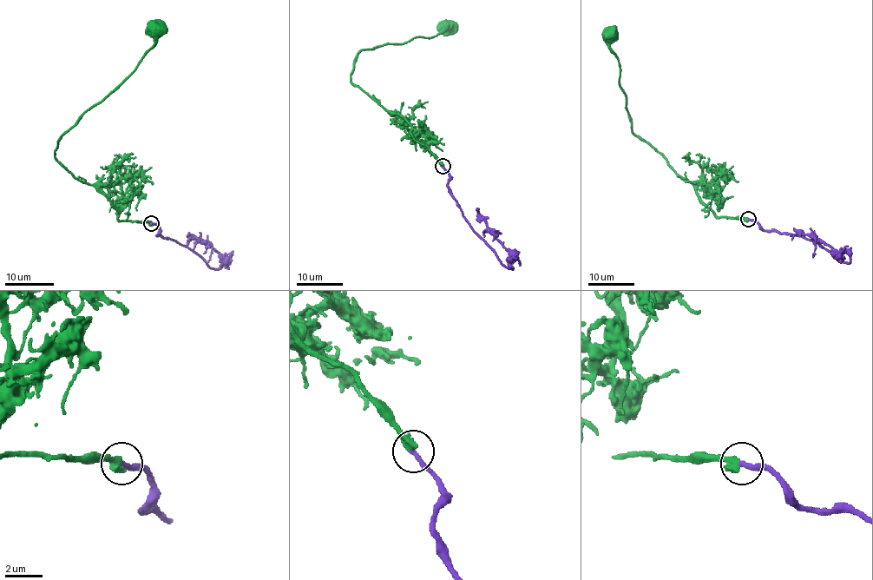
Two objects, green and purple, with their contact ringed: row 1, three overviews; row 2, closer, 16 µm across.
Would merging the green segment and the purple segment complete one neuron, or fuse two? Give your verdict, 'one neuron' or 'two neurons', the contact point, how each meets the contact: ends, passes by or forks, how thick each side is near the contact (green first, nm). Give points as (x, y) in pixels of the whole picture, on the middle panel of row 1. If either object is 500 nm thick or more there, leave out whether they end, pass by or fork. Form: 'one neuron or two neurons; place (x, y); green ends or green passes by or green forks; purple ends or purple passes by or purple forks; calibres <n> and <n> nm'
one neuron; place (443, 166); green ends; purple ends; calibres 460 and 280 nm

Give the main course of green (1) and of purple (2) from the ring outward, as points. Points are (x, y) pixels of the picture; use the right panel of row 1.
1: (748, 220), (718, 217), (692, 183), (633, 133), (608, 32)
2: (748, 220), (763, 230), (818, 242), (849, 262), (845, 253), (808, 234), (797, 233), (792, 240)

